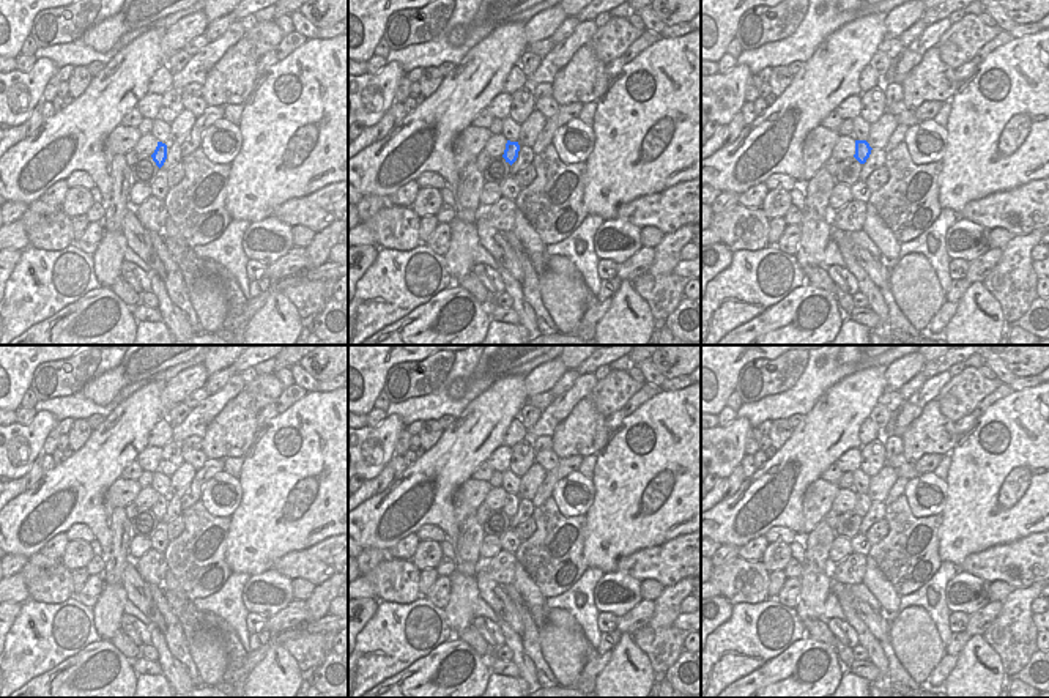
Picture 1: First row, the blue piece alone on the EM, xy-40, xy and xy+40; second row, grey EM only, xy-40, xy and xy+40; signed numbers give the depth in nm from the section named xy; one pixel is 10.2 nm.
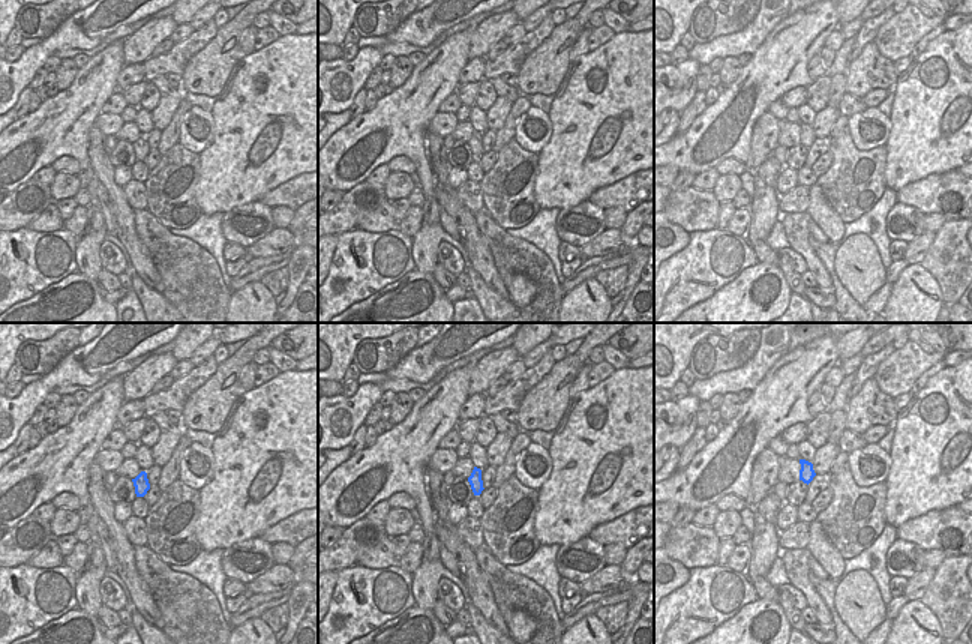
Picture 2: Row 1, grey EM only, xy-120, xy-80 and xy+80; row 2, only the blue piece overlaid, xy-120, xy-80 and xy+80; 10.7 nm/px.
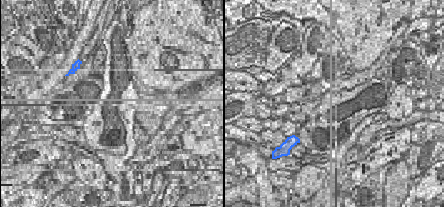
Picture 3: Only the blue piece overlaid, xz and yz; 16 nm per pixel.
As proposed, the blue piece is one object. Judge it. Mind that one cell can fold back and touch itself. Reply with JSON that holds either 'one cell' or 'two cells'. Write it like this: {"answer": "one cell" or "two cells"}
{"answer": "two cells"}

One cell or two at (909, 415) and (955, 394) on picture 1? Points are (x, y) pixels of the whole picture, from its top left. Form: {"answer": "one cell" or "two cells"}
{"answer": "two cells"}

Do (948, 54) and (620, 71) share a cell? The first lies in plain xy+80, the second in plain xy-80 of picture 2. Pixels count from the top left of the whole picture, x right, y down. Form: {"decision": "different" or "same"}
{"decision": "same"}

